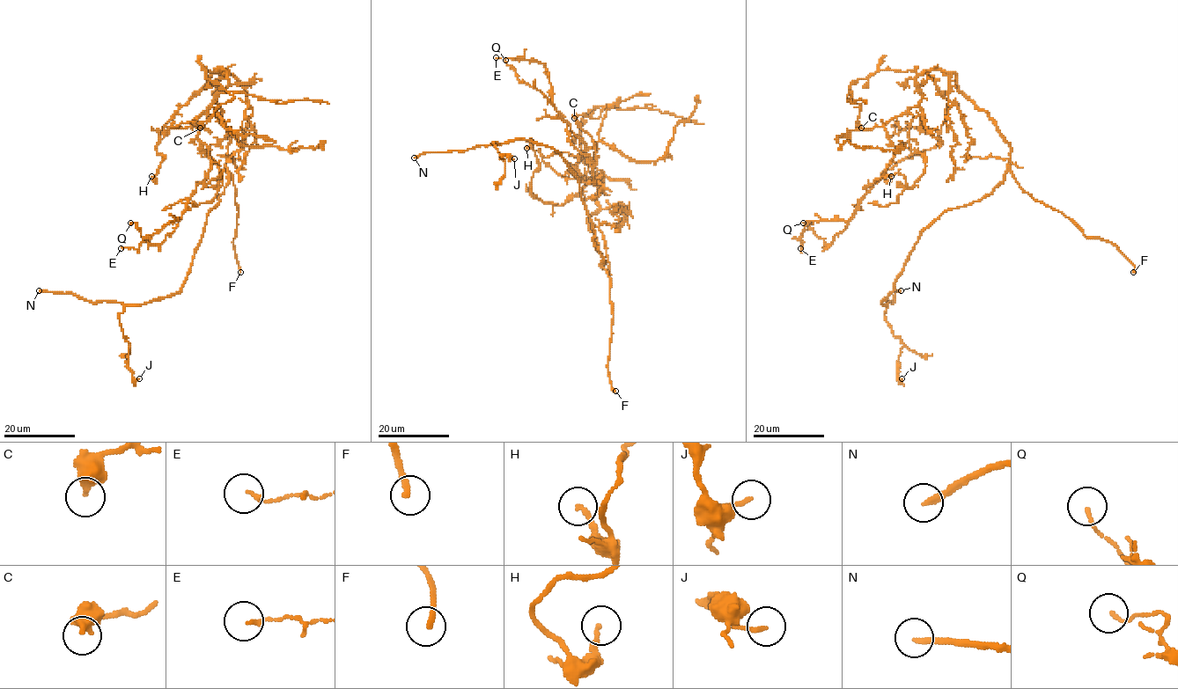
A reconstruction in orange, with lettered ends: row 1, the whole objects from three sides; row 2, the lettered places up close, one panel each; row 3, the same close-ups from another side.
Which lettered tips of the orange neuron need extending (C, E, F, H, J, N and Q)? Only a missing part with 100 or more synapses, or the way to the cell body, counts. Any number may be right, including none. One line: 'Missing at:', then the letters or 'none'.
Missing at: F, N

